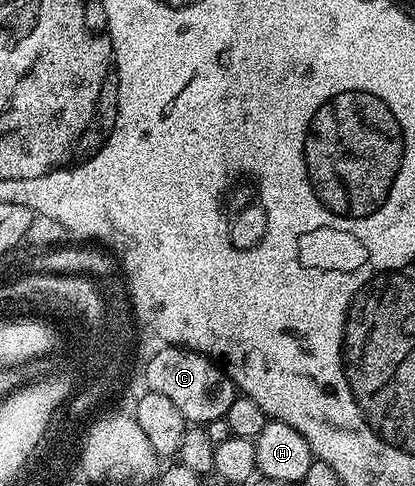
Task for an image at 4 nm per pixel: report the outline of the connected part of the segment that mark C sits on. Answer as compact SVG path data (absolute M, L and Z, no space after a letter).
M182 349L160 353L152 360L151 367L142 371L147 391L163 394L178 406L178 414L192 426L206 426L214 418L226 416L230 406L238 397L238 389L227 372L214 360L200 352Z

